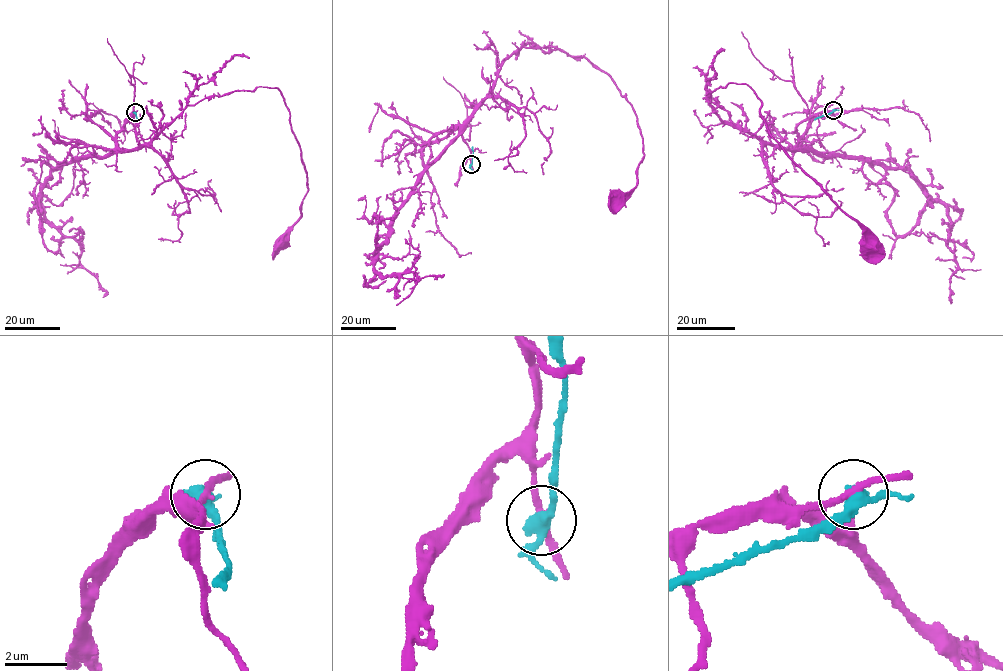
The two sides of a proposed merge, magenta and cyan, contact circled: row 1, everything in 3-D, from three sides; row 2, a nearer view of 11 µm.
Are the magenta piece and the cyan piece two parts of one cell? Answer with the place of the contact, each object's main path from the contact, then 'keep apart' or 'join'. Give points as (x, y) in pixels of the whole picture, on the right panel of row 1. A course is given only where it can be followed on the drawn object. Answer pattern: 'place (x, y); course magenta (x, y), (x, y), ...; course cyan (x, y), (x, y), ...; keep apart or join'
place (833, 110); course magenta (833, 110), (802, 121), (790, 150), (726, 124), (710, 92), (746, 84), (769, 134), (854, 219), (869, 249); course cyan (833, 110), (814, 120); keep apart

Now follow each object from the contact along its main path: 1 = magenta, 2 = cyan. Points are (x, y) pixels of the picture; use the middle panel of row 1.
1: (471, 164), (452, 130), (501, 64), (522, 47), (560, 48), (603, 70), (636, 116), (644, 156), (618, 199)
2: (471, 164), (473, 146)

